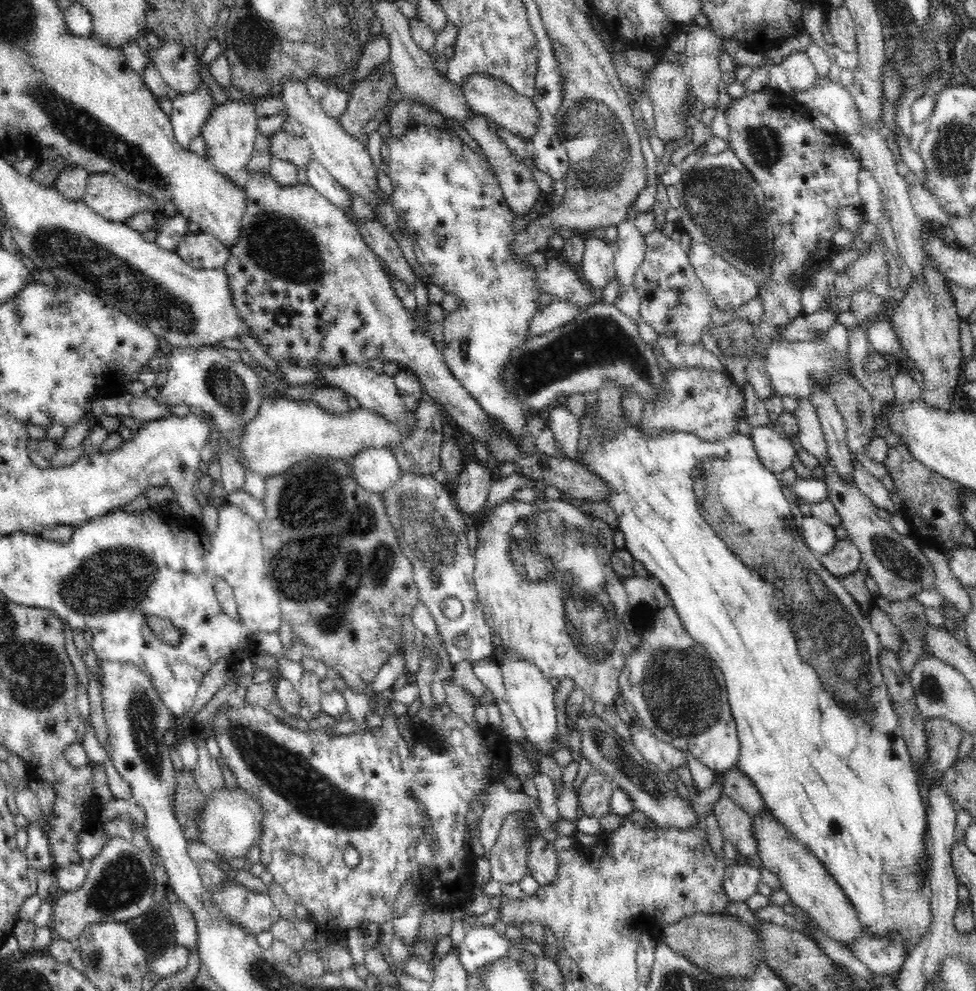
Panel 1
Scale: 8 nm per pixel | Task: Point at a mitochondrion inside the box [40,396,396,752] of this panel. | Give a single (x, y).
(115, 579)

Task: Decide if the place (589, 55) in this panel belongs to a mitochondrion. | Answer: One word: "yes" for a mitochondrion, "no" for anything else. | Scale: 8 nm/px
no

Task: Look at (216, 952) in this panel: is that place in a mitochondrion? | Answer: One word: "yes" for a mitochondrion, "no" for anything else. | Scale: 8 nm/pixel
no

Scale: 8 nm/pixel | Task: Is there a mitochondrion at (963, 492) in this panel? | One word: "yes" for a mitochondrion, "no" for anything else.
no

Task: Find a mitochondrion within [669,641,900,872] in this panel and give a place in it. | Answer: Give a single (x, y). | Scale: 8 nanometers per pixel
(838, 830)

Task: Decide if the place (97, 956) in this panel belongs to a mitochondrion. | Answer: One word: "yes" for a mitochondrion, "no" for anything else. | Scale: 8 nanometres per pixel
yes

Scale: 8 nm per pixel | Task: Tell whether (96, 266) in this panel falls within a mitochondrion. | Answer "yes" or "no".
yes

